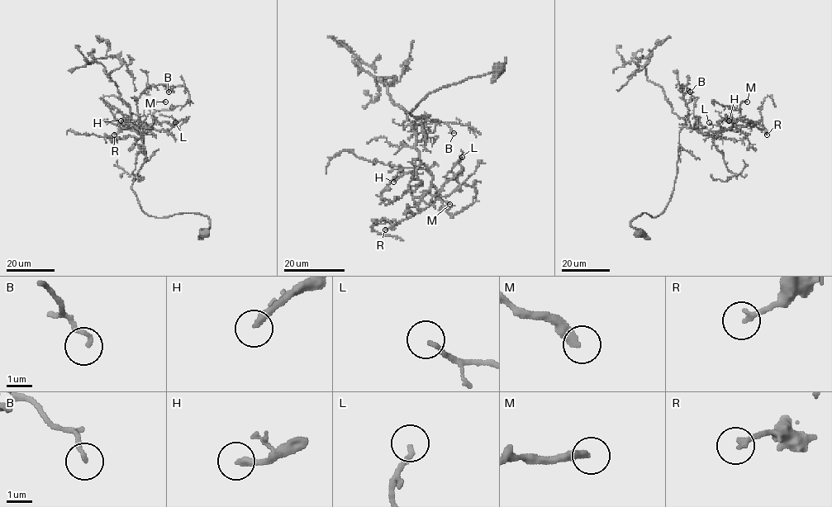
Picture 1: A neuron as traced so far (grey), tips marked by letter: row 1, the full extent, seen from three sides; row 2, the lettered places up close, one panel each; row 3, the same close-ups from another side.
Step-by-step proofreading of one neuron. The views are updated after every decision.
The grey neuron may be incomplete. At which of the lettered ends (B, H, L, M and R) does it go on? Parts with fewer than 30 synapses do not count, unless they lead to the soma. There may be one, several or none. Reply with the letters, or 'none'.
H

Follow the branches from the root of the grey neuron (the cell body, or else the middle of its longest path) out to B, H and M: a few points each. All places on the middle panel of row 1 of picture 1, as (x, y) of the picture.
B: (498, 68), (506, 58), (407, 112), (425, 118), (416, 133), (433, 121), (454, 133)
H: (498, 68), (506, 58), (498, 70), (430, 92), (407, 112), (425, 118), (412, 130), (429, 170), (393, 182)
M: (498, 68), (506, 58), (407, 112), (425, 118), (412, 124), (419, 159), (434, 196), (449, 204)

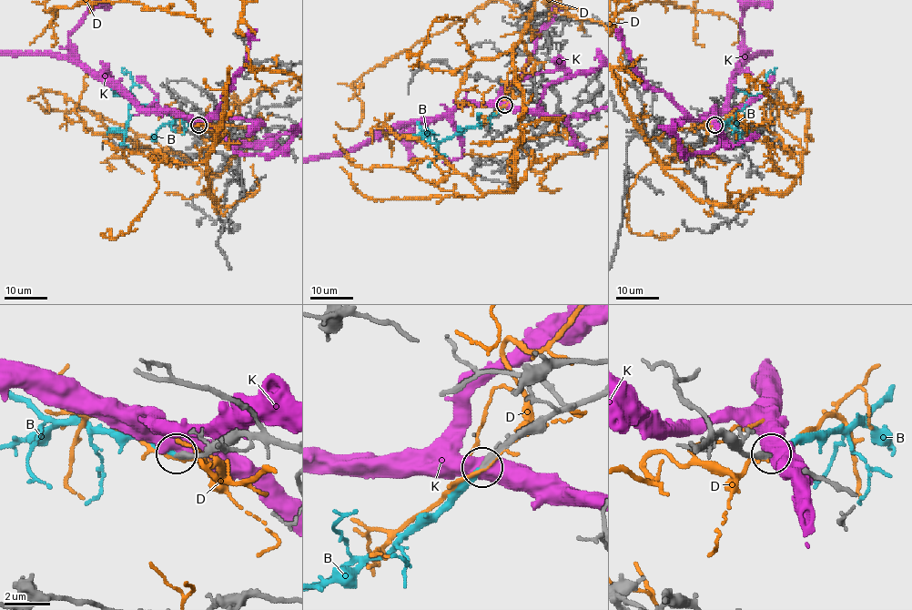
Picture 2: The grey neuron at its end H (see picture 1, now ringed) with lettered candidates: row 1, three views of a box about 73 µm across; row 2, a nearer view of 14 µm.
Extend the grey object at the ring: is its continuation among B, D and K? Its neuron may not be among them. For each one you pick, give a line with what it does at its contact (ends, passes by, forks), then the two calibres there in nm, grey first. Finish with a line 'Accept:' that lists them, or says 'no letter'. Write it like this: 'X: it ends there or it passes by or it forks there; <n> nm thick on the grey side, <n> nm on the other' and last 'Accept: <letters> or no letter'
B: it ends there; 280 nm thick on the grey side, 260 nm on the other
Accept: B

